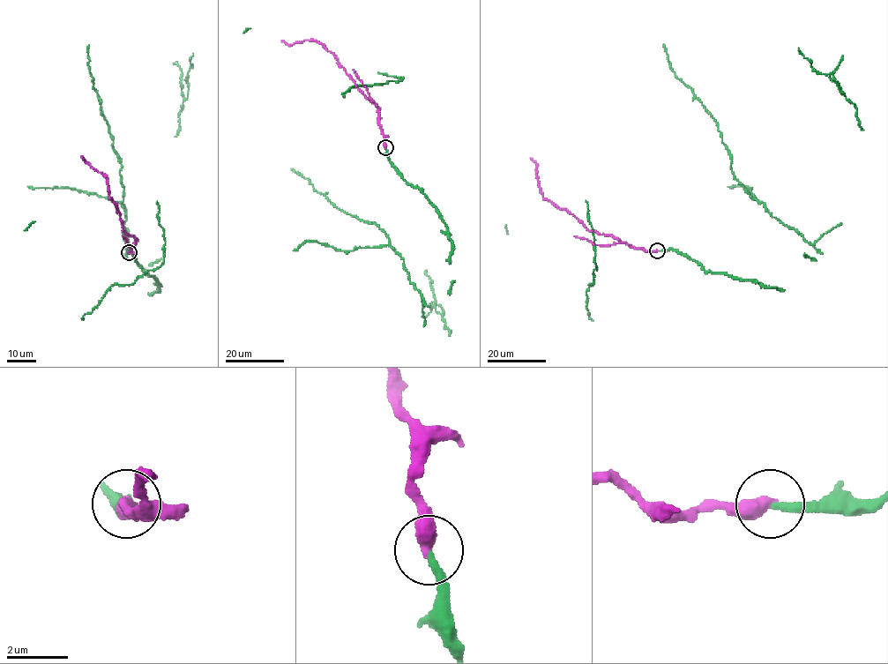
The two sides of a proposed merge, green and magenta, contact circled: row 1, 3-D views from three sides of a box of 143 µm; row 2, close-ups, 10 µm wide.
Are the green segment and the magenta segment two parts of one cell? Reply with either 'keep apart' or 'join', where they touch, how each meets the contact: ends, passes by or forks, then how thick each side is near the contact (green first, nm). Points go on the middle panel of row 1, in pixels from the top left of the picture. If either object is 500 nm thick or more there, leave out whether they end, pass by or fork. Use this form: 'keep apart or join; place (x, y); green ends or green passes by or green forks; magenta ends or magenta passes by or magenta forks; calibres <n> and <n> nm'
join; place (385, 147); green ends; magenta ends; calibres 240 and 480 nm

